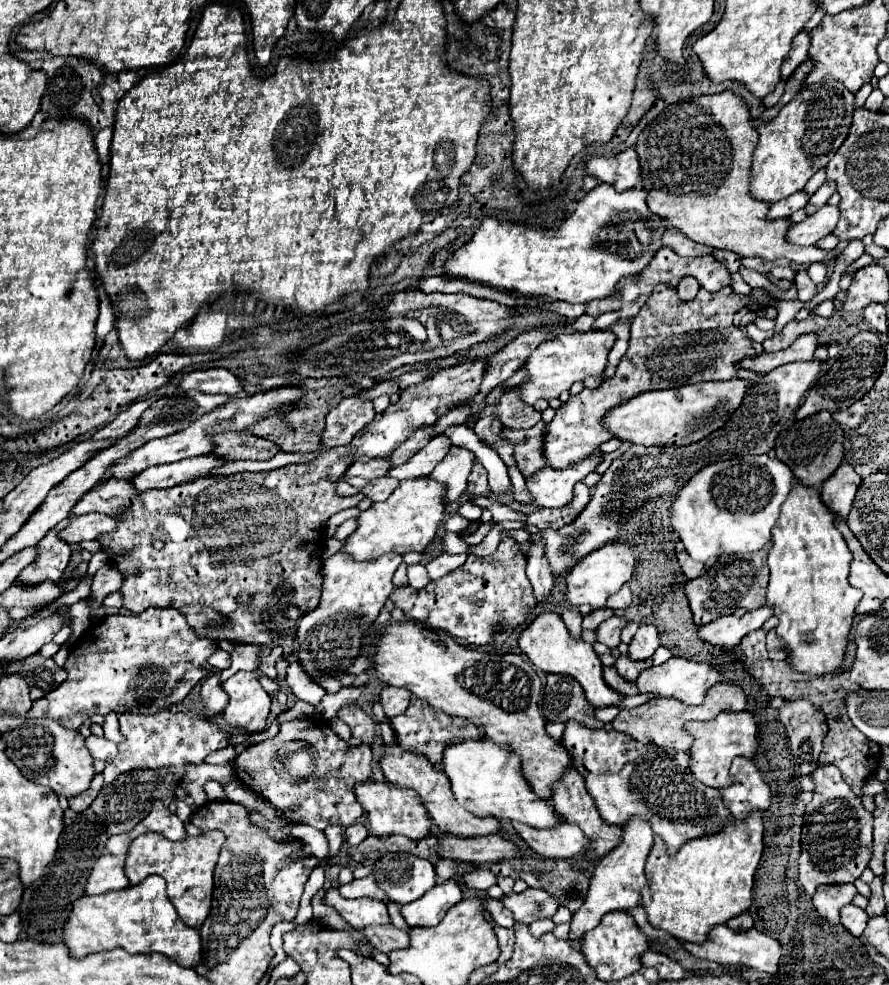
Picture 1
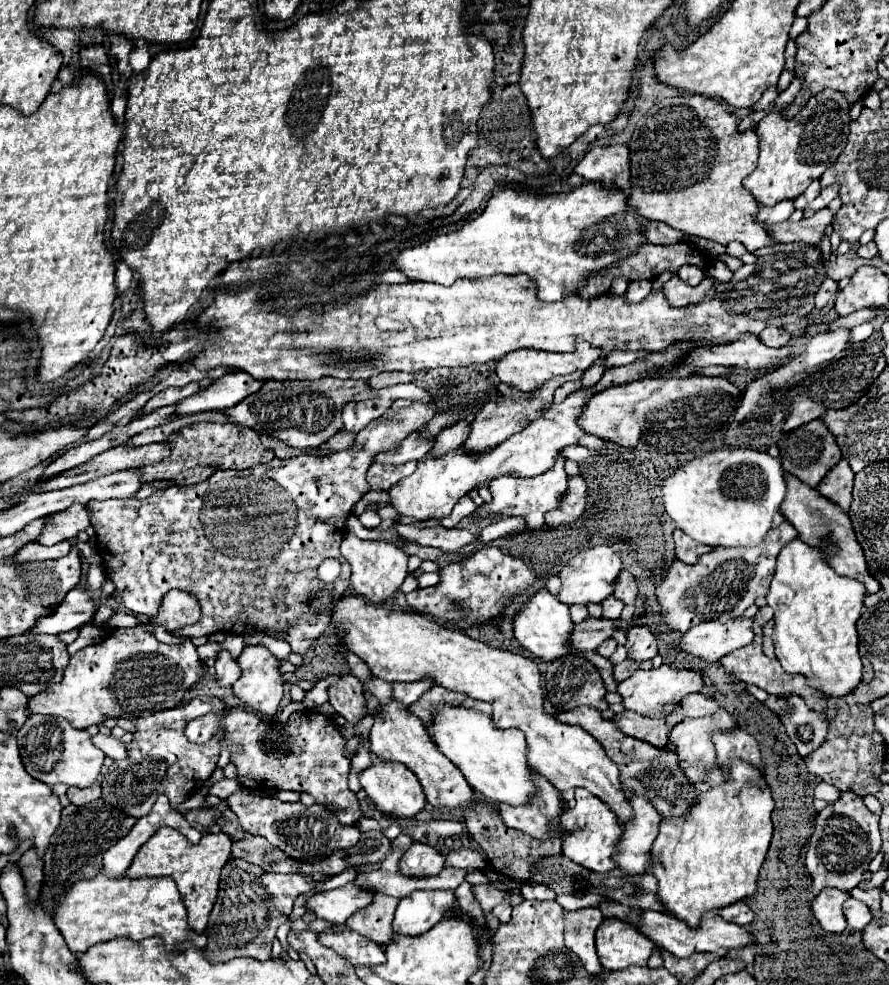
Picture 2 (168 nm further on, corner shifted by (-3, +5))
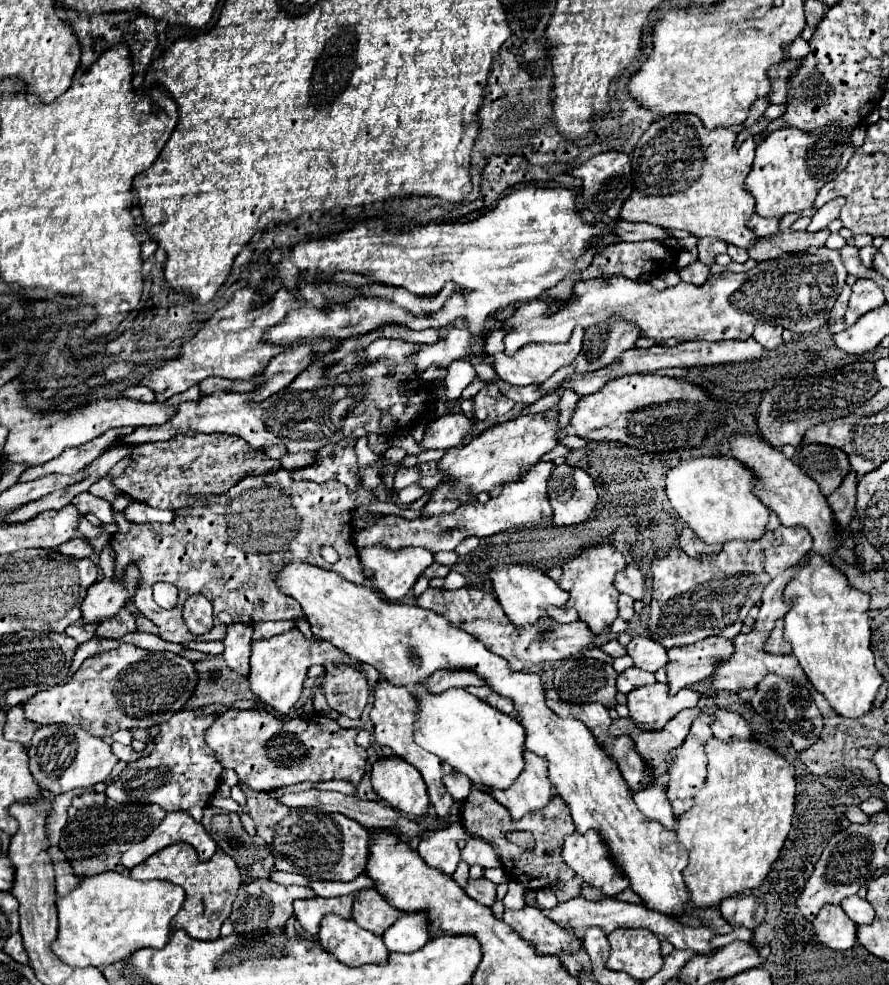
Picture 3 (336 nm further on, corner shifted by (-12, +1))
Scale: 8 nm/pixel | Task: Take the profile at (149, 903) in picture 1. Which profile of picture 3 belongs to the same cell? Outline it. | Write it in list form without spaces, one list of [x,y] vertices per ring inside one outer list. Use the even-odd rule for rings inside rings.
[[[118,872],[86,876],[64,898],[58,898],[58,938],[54,952],[70,966],[108,966],[124,960],[138,948],[164,948],[170,922],[184,904],[184,890],[164,880],[134,880]]]

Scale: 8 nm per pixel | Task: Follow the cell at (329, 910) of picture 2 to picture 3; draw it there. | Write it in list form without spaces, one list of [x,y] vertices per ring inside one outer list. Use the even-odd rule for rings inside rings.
[[[338,896],[338,898],[308,898],[294,902],[294,914],[300,926],[312,936],[318,934],[320,922],[326,914],[338,914],[342,918],[352,916],[354,896]]]

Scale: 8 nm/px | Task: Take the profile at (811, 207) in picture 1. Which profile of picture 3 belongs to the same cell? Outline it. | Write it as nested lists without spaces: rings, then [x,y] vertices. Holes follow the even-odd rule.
[[[838,196],[838,198],[834,198],[832,202],[824,204],[824,206],[814,214],[814,218],[812,218],[812,222],[810,222],[808,230],[810,230],[810,232],[816,232],[816,230],[826,228],[832,220],[836,220],[836,218],[840,216],[842,206],[844,206],[844,198],[840,198],[840,196]]]

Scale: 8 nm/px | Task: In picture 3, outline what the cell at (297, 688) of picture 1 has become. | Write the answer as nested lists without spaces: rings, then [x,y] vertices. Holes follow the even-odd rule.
[[[380,462],[360,468],[358,474],[362,480],[354,492],[348,492],[346,486],[336,480],[328,480],[324,484],[296,482],[292,478],[292,470],[284,470],[284,468],[272,474],[264,474],[264,476],[242,478],[224,496],[188,498],[188,506],[176,510],[174,522],[170,524],[150,524],[150,522],[134,524],[134,522],[128,522],[124,510],[114,512],[114,520],[118,526],[118,532],[110,540],[110,546],[116,552],[114,576],[122,580],[122,576],[126,574],[130,566],[138,566],[140,580],[138,580],[134,596],[128,602],[136,606],[136,610],[142,612],[148,620],[152,620],[160,630],[160,638],[168,642],[186,644],[190,640],[222,640],[226,636],[226,628],[228,628],[226,624],[214,624],[214,628],[204,636],[194,636],[188,632],[188,628],[182,622],[182,604],[184,604],[184,598],[190,594],[204,594],[214,606],[214,616],[218,616],[220,612],[228,612],[234,624],[242,622],[246,626],[256,626],[266,620],[300,620],[304,618],[300,604],[278,588],[278,574],[284,564],[292,560],[304,560],[308,564],[314,564],[314,566],[318,564],[320,568],[338,572],[342,578],[354,584],[368,584],[362,572],[362,564],[358,560],[356,546],[352,544],[354,510],[362,504],[372,504],[378,500],[374,496],[374,488],[382,484],[380,470],[382,470]],[[324,546],[332,546],[340,554],[340,562],[328,564],[324,558],[320,558],[322,556],[320,552]],[[156,582],[168,582],[178,588],[178,604],[172,610],[160,608],[154,602],[152,586]]]

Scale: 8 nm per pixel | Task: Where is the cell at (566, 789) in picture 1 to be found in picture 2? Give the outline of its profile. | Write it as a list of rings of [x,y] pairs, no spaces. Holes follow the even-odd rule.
[[[579,788],[575,792],[575,796],[577,796],[575,808],[569,808],[559,818],[561,832],[565,834],[565,838],[563,838],[563,856],[567,856],[573,862],[579,862],[579,866],[583,866],[587,870],[607,874],[613,868],[617,868],[613,856],[617,852],[617,844],[619,844],[619,838],[621,838],[623,830],[617,822],[617,818],[613,818],[613,812],[607,808],[607,804],[603,804],[591,792]]]

